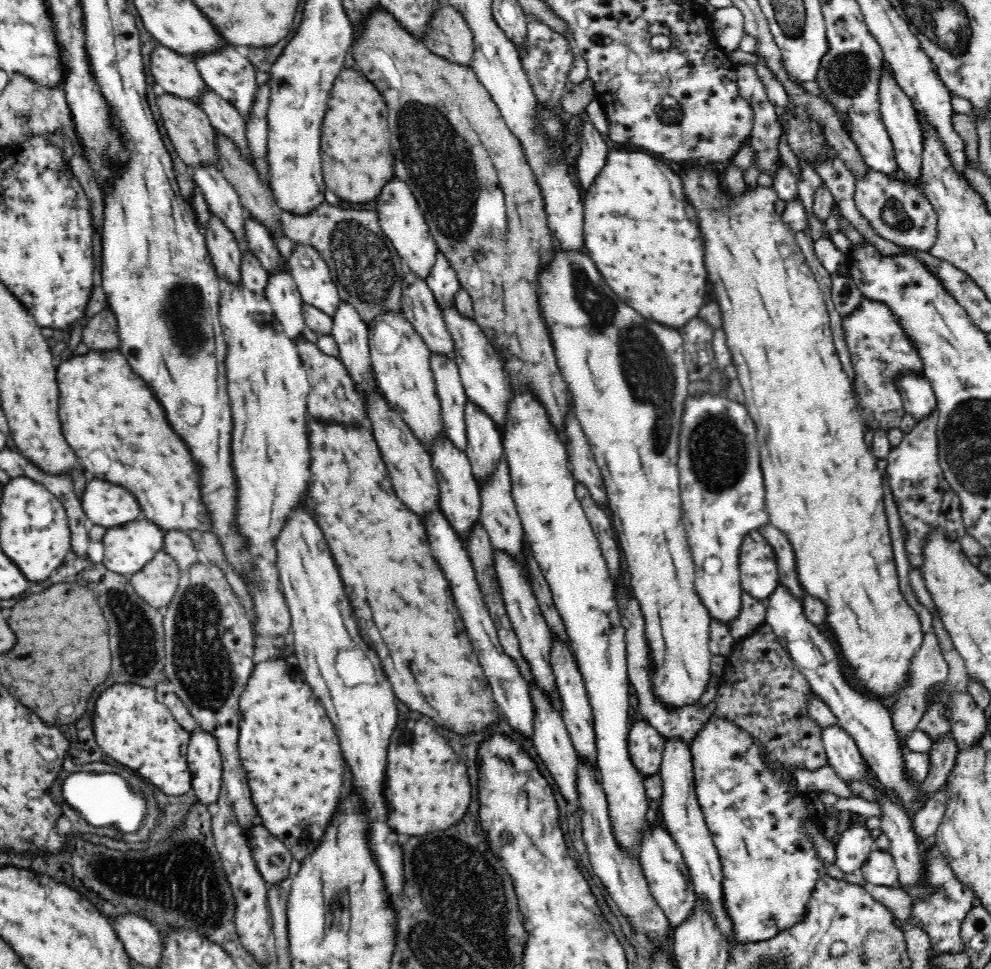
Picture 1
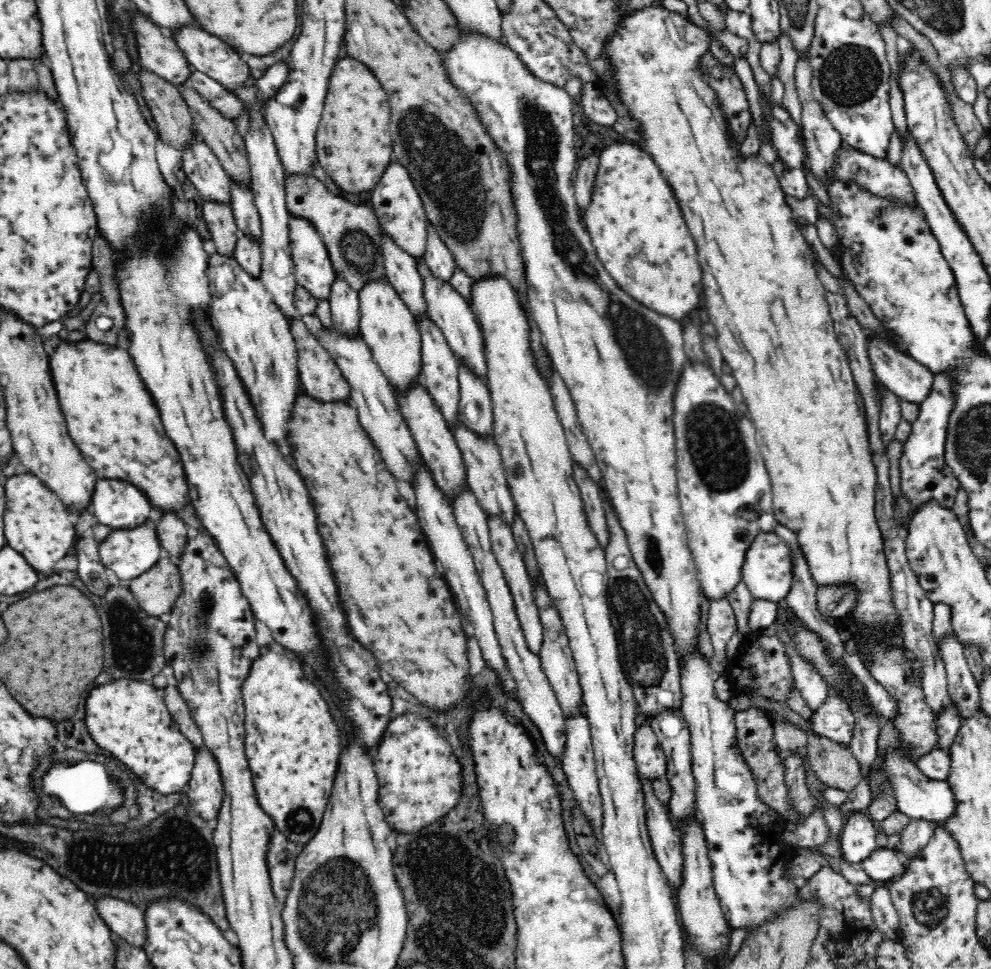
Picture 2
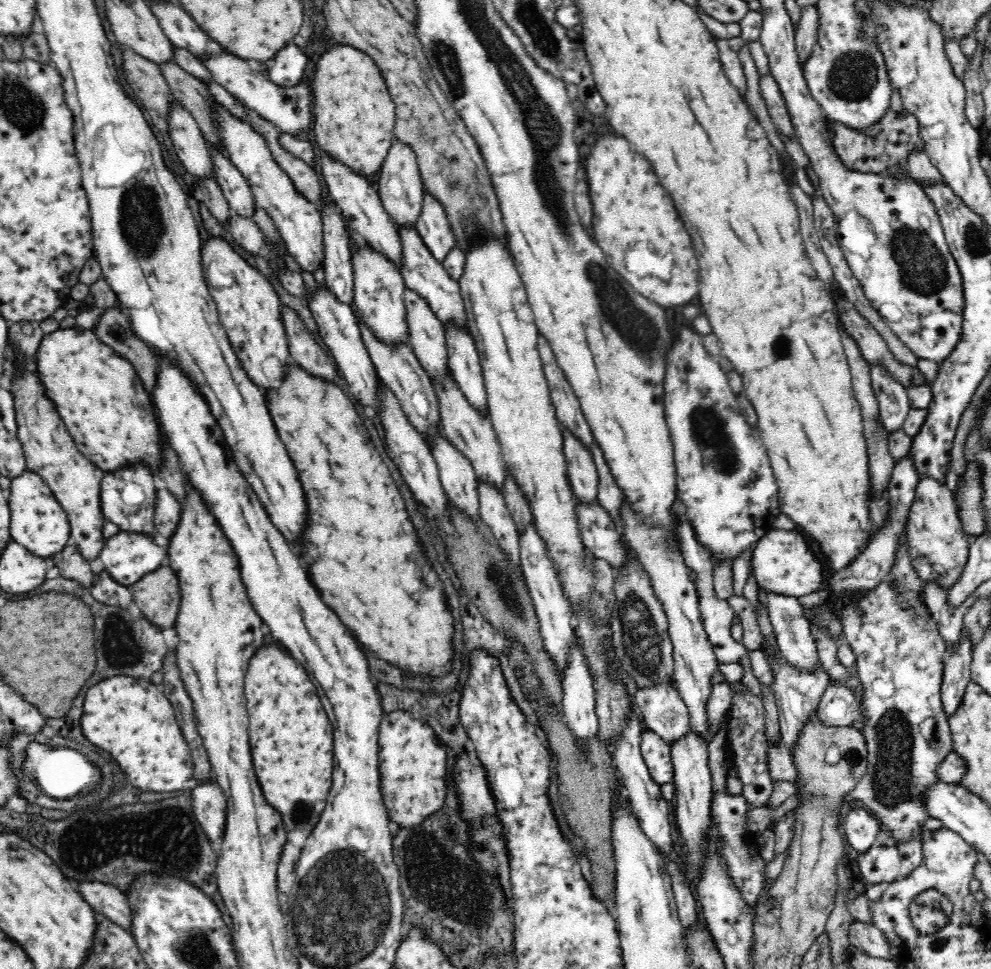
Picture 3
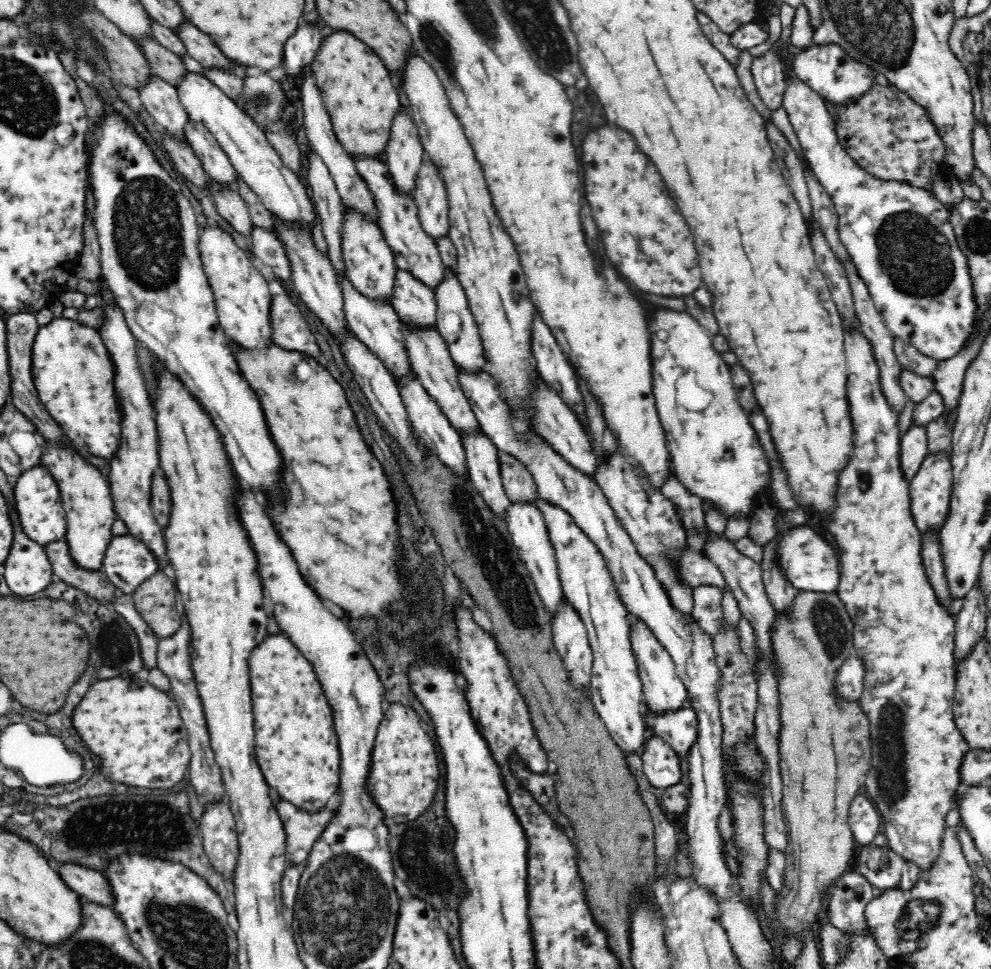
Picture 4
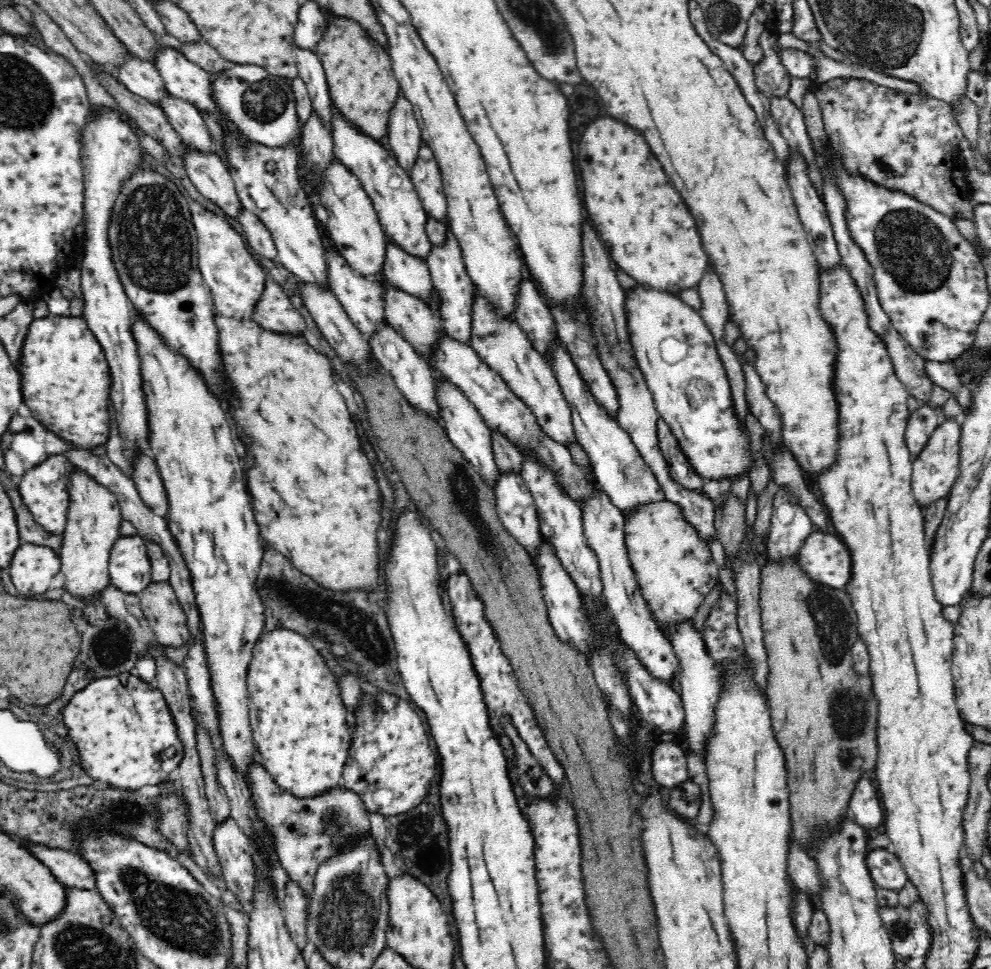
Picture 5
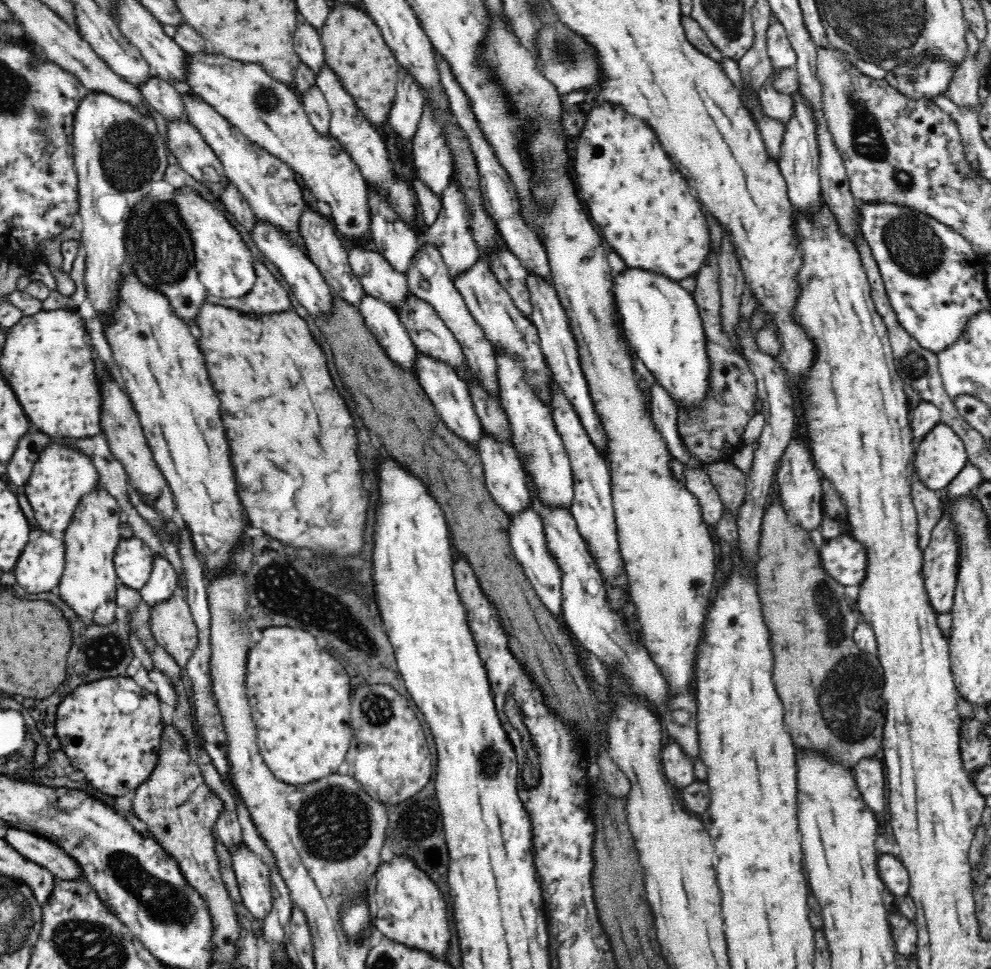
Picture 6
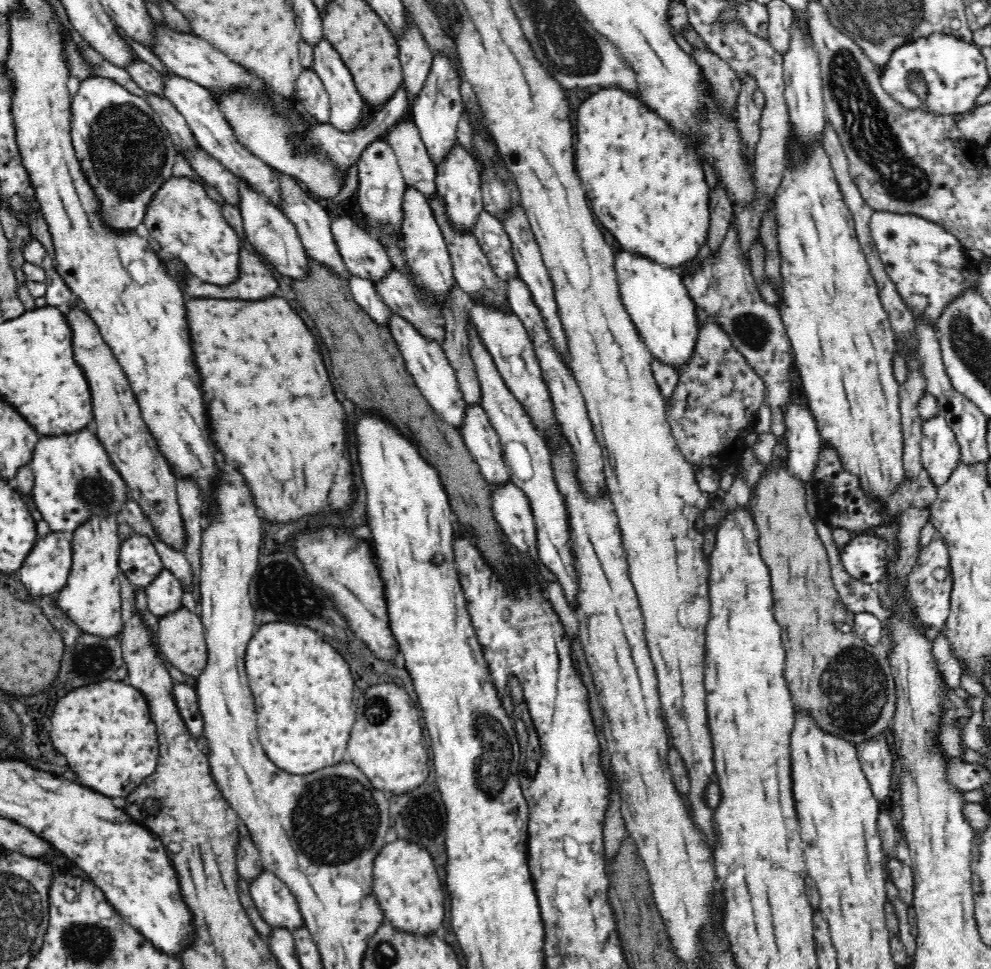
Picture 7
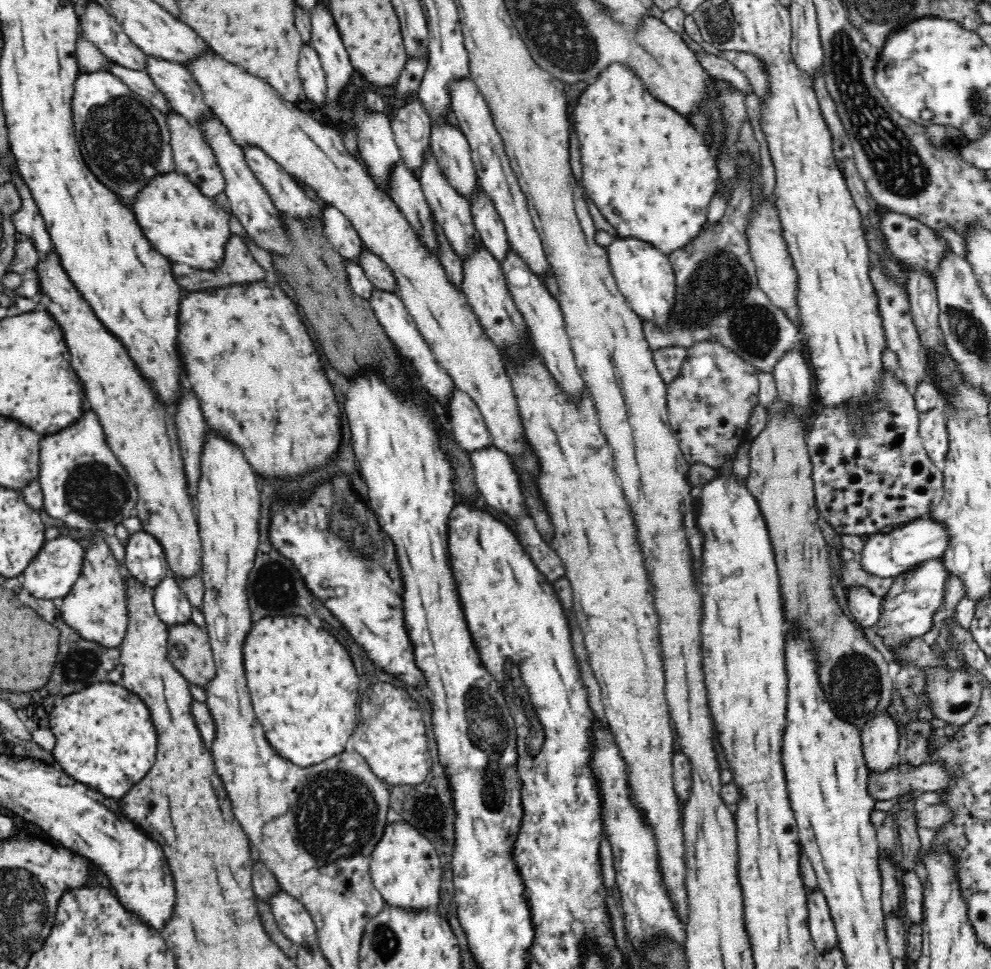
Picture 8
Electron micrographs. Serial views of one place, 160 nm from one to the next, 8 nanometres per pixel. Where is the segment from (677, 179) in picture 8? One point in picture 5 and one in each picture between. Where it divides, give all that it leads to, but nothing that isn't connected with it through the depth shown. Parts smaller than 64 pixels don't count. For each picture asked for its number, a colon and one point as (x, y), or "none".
5: (640, 216)
6: (635, 193)
7: (627, 155)

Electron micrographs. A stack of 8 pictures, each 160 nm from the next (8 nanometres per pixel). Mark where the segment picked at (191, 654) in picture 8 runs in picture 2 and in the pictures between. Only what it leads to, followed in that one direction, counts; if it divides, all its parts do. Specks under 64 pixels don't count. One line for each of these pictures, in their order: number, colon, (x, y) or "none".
2: (156, 591)
3: (157, 596)
4: (155, 599)
5: (167, 619)
6: (172, 626)
7: (181, 636)

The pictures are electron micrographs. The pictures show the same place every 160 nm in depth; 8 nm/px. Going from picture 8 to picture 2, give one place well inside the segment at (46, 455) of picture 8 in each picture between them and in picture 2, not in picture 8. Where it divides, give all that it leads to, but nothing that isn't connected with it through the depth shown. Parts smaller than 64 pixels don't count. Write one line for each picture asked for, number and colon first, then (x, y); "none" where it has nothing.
2: (37, 524)
3: (38, 521)
4: (41, 513)
5: (45, 489)
6: (62, 475)
7: (75, 479)

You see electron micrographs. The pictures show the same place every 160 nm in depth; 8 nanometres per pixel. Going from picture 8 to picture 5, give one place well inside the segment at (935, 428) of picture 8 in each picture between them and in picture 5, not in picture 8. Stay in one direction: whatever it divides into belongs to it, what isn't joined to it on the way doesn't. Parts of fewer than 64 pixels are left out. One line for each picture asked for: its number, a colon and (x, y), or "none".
5: (935, 470)
6: (941, 454)
7: (940, 451)

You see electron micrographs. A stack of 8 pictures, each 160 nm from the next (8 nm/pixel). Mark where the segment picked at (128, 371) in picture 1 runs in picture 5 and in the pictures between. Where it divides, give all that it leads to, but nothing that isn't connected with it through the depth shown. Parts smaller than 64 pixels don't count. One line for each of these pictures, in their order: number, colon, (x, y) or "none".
2: (107, 406)
3: (96, 392)
4: (73, 373)
5: (65, 377)

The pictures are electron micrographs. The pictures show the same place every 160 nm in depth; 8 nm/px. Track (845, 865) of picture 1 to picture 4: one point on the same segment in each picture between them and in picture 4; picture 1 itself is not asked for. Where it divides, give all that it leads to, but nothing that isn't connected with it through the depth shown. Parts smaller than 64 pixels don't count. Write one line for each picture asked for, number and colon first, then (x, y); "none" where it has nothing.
2: (857, 840)
3: (860, 827)
4: (865, 822)

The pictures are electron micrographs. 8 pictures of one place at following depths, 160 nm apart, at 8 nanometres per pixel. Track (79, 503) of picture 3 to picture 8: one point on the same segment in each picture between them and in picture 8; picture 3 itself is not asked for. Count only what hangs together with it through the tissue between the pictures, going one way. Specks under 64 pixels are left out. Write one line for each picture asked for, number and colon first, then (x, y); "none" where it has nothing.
4: (90, 512)
5: (94, 519)
6: (88, 586)
7: (92, 599)
8: (96, 608)

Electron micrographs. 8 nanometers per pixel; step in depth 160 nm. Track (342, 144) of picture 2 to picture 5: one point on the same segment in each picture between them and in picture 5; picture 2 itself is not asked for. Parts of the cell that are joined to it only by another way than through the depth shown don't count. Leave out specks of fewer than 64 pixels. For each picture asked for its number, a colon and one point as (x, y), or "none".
3: (354, 115)
4: (360, 94)
5: (362, 84)

